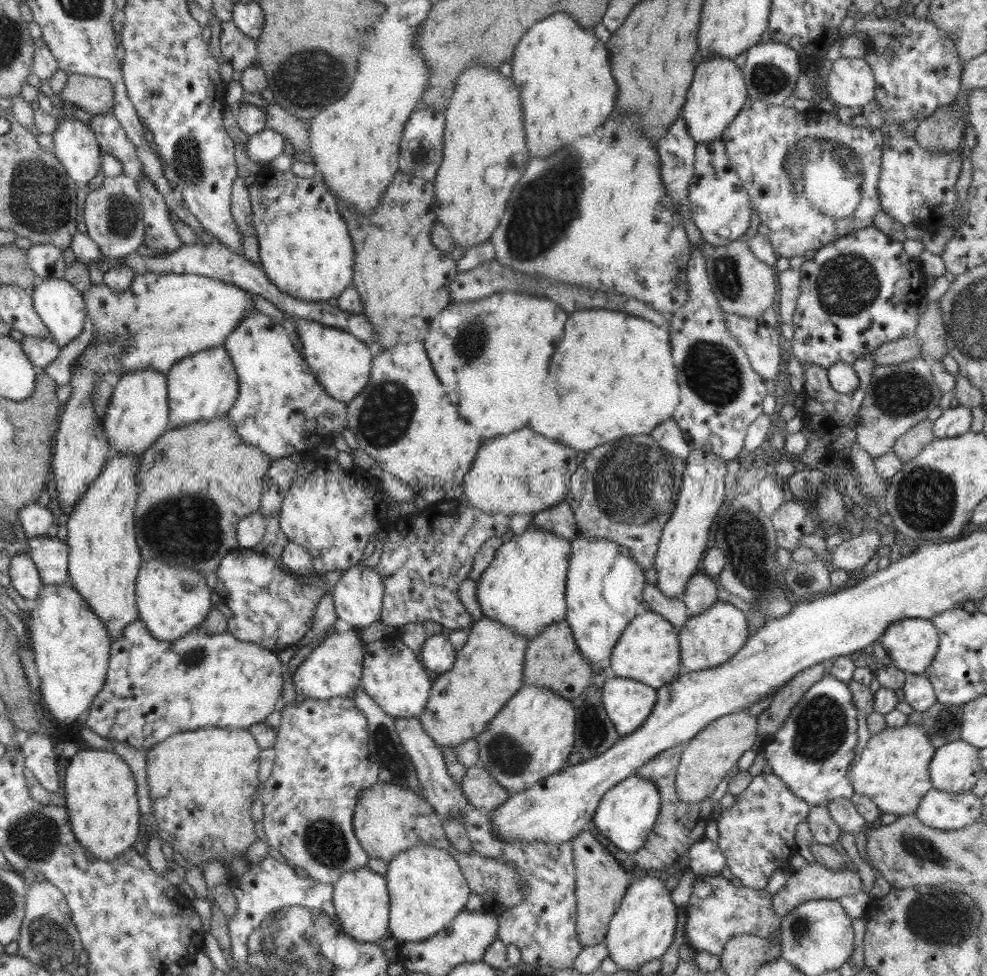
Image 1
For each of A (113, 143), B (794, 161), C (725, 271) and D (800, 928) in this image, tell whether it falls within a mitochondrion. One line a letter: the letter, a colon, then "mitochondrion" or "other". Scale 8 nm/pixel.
A: other
B: mitochondrion
C: mitochondrion
D: mitochondrion

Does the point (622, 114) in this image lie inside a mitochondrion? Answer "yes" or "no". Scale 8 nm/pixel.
no

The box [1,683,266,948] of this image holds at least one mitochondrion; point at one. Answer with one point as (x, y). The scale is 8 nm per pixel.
(34, 837)

